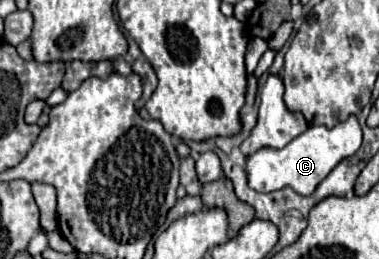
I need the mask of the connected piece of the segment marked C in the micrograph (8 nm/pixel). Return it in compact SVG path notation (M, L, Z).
M351 115L345 123L327 129L325 125L311 125L301 135L297 135L283 149L263 147L247 157L247 183L251 189L269 193L283 187L291 187L301 195L311 195L315 187L329 175L329 171L345 157L351 157L361 147L361 125L355 115Z

